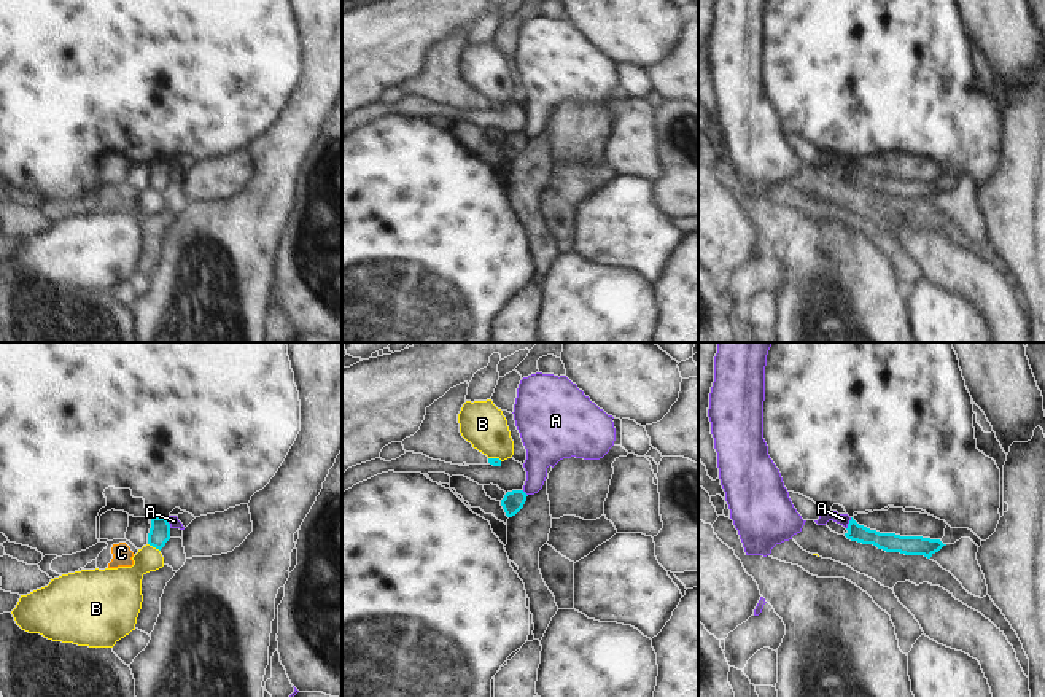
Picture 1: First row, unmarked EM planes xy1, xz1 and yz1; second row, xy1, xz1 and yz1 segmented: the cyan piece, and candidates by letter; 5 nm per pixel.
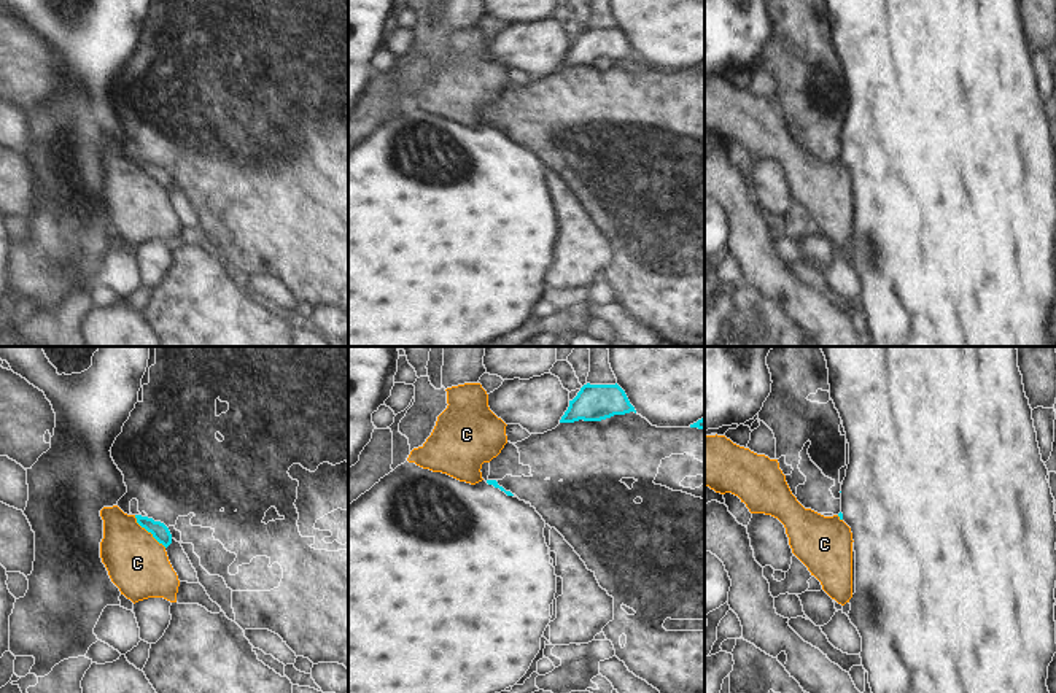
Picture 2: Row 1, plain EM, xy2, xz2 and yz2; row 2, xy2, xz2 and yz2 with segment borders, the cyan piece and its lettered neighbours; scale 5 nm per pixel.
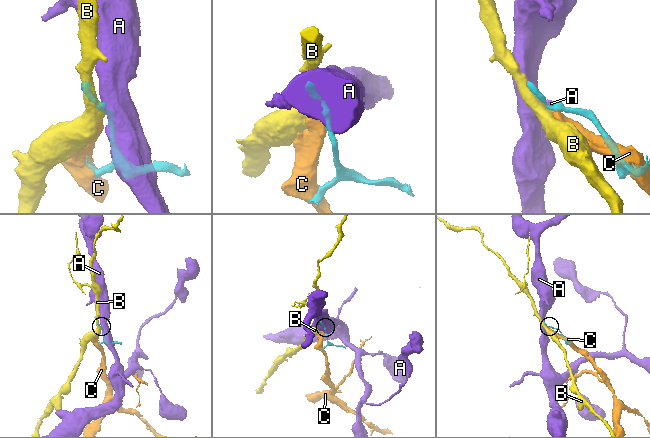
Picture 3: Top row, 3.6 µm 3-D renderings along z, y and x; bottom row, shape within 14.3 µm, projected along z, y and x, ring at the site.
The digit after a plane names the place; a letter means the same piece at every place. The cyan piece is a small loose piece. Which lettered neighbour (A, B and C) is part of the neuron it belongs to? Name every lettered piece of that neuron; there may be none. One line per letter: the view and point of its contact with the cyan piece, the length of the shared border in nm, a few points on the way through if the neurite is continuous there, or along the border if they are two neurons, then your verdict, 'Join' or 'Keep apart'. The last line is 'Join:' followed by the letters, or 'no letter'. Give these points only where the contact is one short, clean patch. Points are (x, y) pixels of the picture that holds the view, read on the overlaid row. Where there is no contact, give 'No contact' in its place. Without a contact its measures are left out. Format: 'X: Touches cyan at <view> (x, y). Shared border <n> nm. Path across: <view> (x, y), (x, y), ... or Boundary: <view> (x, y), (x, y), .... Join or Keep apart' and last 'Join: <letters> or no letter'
A: Touches cyan at yz1 (848, 524). Shared border 70 nm. Boundary: yz1 (851, 517), (846, 529). Keep apart
B: Touches cyan at xy1 (155, 546). Shared border 80 nm. Keep apart
C: Touches cyan at xy2 (148, 531). Shared border 240 nm. Boundary: xy2 (134, 515), (166, 547). Keep apart
Join: no letter

